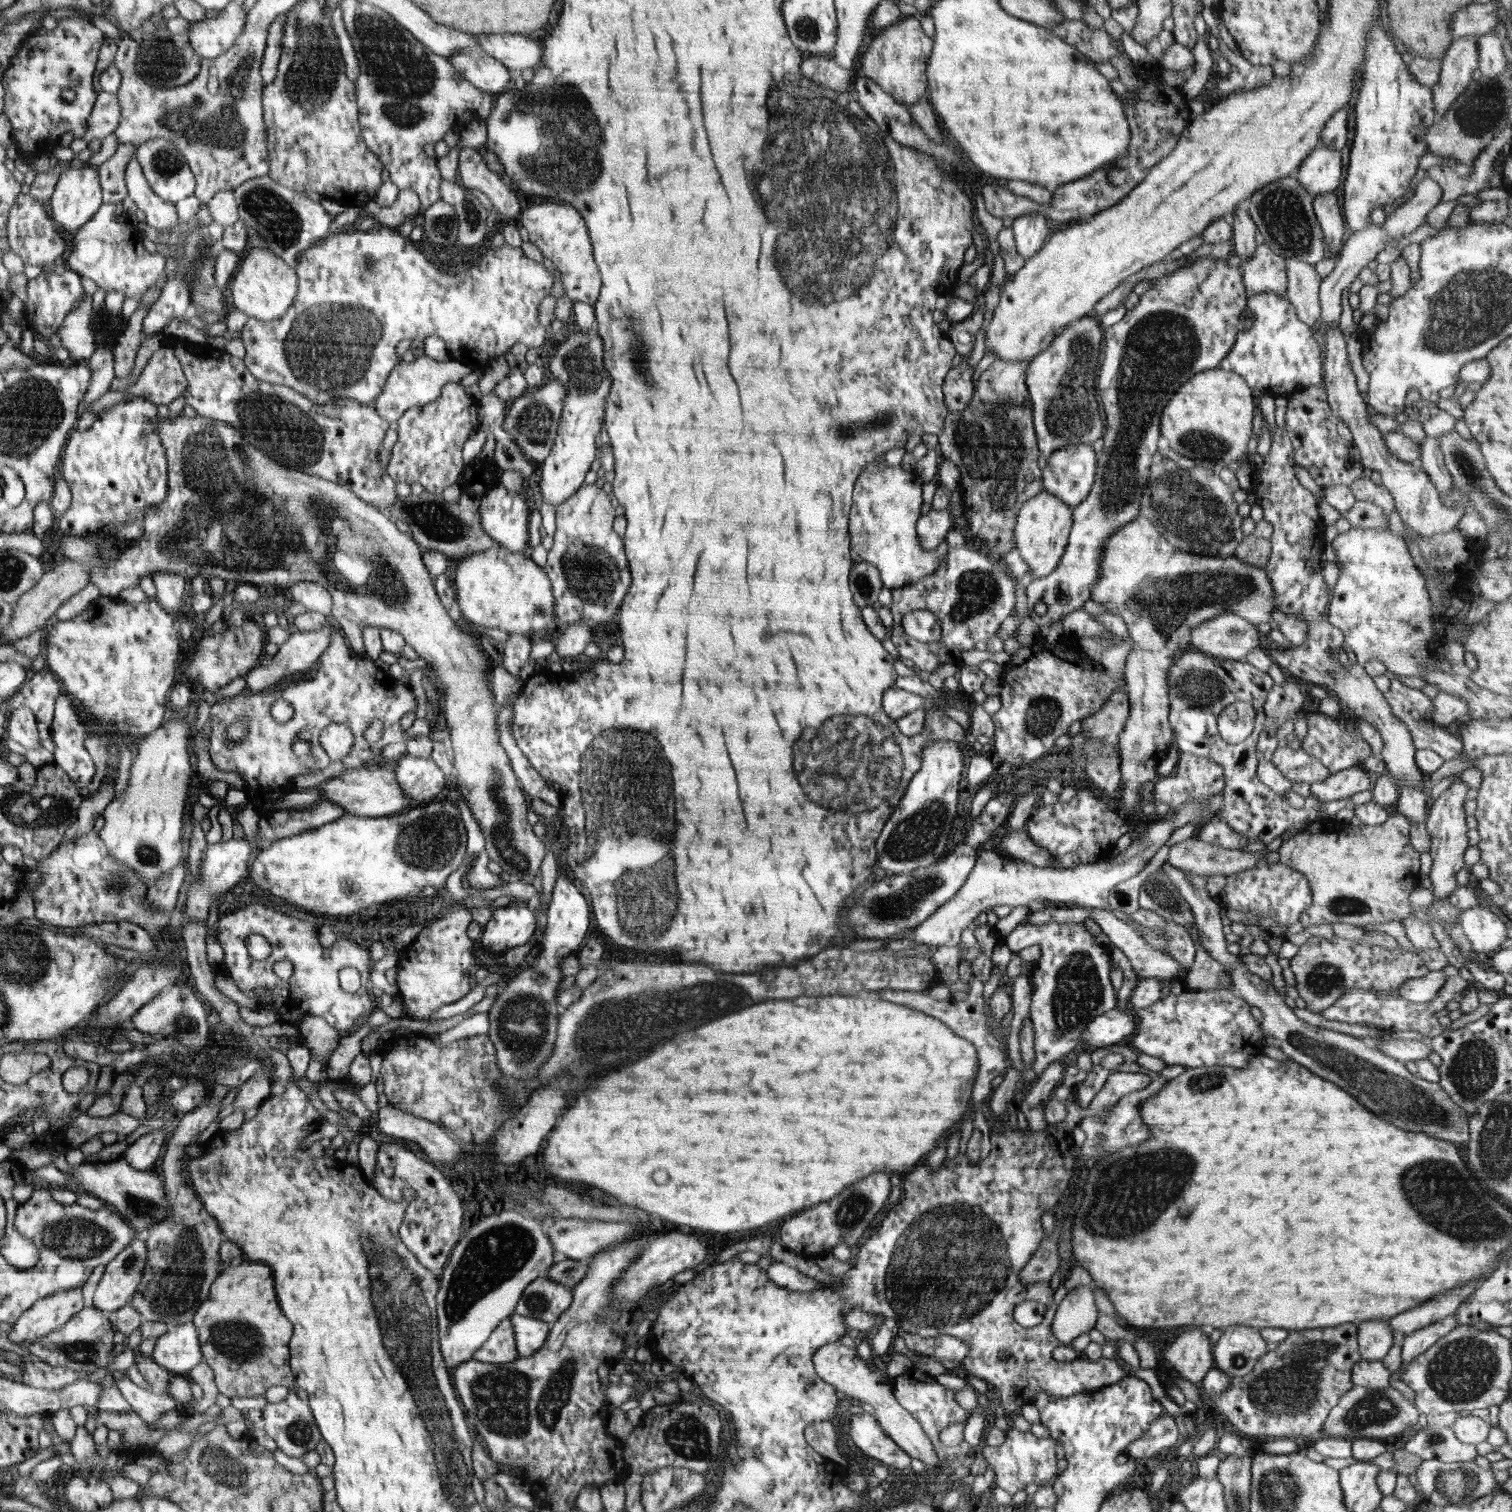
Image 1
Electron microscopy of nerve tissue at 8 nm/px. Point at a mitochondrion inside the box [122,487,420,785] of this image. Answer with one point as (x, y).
(394, 592)

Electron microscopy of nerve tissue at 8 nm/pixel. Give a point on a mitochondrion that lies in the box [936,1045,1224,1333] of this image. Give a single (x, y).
(1127, 1196)

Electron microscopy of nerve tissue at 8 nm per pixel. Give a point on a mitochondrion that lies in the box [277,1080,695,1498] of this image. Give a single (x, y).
(506, 1402)

